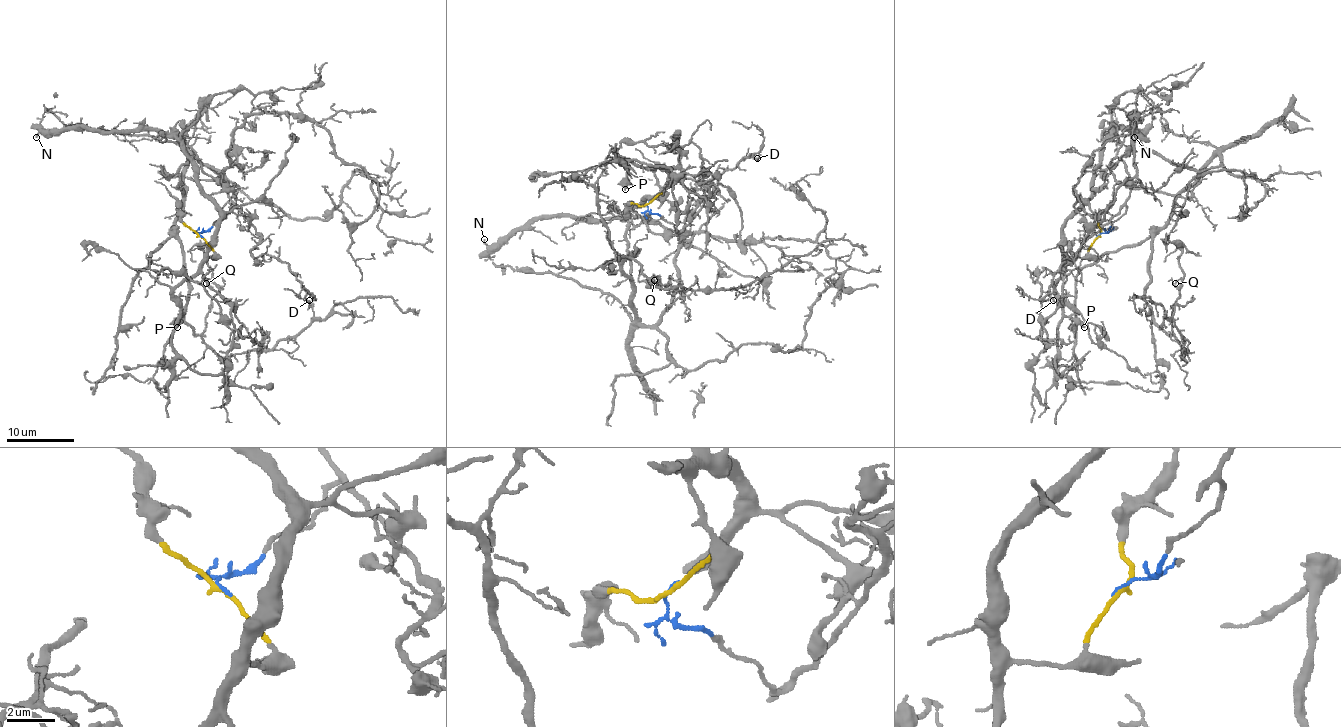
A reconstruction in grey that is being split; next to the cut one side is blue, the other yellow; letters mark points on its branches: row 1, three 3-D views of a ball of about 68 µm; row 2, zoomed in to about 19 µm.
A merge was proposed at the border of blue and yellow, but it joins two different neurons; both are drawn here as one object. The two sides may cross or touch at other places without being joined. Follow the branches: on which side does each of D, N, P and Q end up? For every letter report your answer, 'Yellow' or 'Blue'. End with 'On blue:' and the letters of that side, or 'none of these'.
D: Blue
N: Yellow
P: Yellow
Q: Blue
On blue: D, Q

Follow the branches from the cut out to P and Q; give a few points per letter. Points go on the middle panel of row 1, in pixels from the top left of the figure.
P: (648, 203), (661, 193), (655, 172), (628, 159), (621, 161), (628, 167), (624, 189)
Q: (648, 203), (680, 231), (630, 214), (623, 270), (636, 250), (667, 285), (655, 280)

